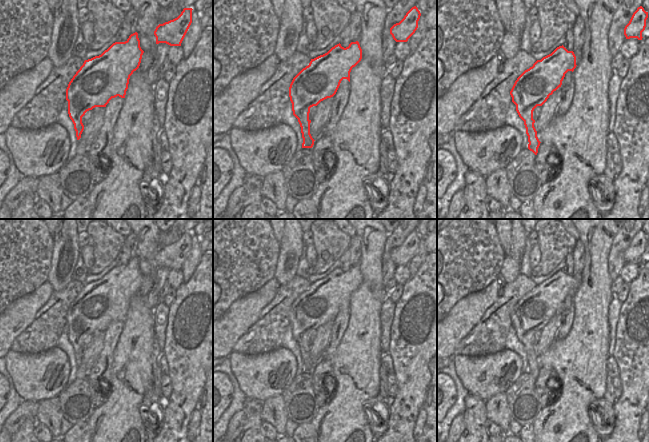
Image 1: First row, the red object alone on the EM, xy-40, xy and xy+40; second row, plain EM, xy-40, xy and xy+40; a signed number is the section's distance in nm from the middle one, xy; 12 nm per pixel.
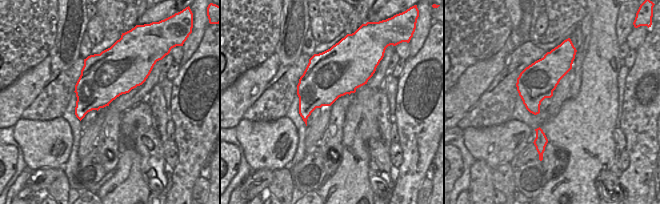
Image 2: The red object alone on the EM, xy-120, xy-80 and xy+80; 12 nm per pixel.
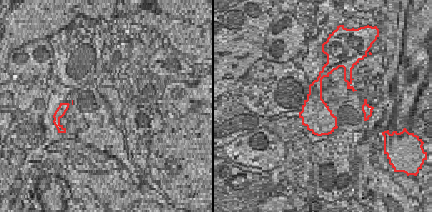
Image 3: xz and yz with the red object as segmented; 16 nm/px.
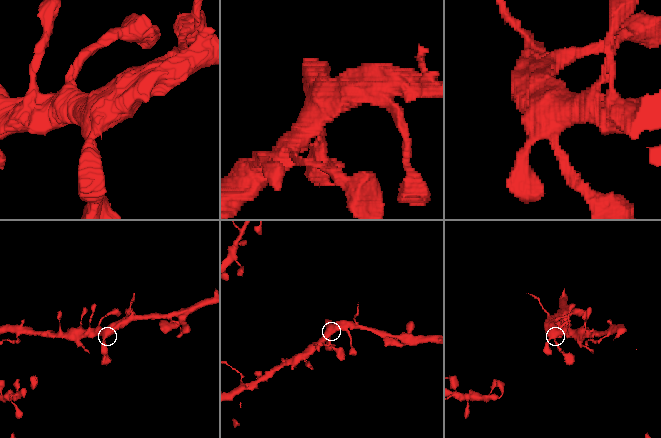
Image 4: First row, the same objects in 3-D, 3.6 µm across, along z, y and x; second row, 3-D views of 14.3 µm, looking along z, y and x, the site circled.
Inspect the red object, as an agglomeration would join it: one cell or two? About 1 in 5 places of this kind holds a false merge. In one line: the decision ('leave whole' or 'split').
leave whole

